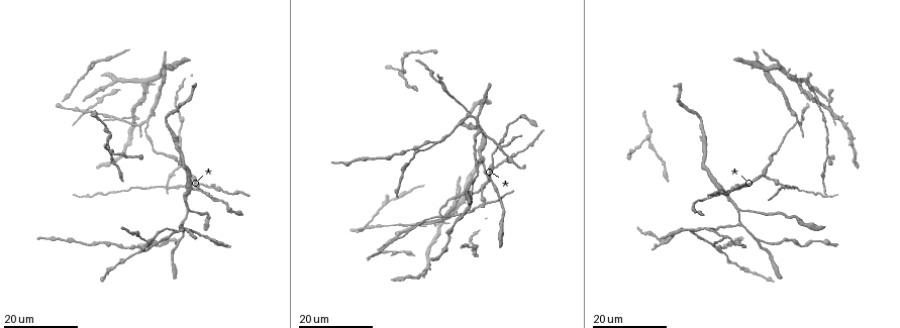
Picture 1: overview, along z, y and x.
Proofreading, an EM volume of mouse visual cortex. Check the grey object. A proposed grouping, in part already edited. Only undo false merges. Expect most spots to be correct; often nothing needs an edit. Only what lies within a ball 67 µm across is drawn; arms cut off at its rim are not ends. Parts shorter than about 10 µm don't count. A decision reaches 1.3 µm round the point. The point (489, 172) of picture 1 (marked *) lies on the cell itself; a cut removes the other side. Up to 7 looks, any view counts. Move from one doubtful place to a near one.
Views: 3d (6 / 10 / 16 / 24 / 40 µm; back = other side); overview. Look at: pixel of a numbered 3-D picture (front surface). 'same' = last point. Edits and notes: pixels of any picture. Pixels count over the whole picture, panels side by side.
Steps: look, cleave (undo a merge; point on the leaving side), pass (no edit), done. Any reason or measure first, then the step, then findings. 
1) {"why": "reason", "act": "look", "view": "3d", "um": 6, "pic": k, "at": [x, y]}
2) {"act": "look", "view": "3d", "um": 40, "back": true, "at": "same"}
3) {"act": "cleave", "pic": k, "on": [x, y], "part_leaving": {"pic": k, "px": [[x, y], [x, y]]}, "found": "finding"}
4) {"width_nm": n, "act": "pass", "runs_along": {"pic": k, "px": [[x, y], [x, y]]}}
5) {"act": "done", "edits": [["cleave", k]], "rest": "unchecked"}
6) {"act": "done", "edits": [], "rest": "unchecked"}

{"act": "look", "view": "3d", "um": 24, "pic": 1, "at": [199, 184]}

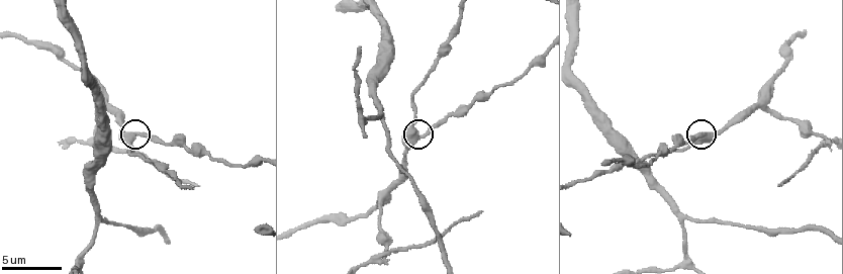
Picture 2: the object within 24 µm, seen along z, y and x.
{"why": "zoom in", "act": "look", "view": "3d", "um": 10, "pic": 2, "at": [134, 135]}

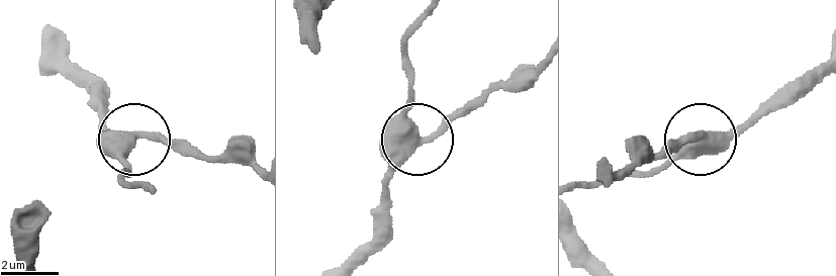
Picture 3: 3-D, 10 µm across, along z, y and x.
{"width_nm": 460, "act": "pass", "found": "continuous, no second cell"}

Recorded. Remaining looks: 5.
{"act": "look", "view": "3d", "um": 16, "pic": 1, "at": [481, 130]}

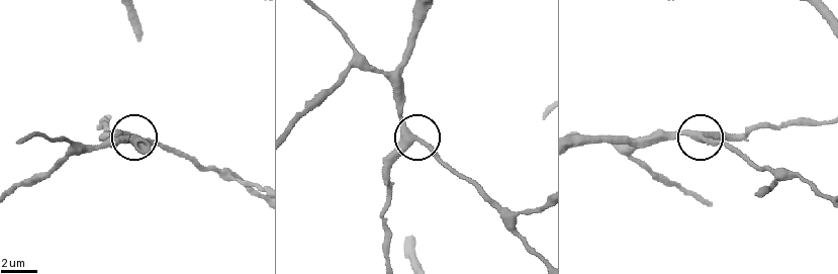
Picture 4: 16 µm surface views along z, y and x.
{"act": "look", "view": "3d", "um": 10, "pic": 4, "at": [421, 141]}

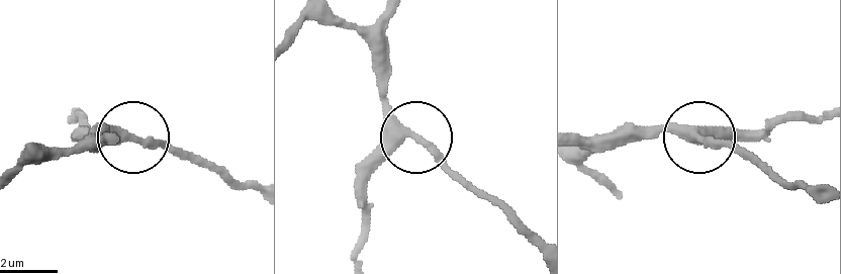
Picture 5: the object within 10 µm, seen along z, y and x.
{"width_nm": 330, "act": "pass", "runs_along": {"pic": 5, "px": [[360, 260], [363, 188], [403, 145], [418, 140], [467, 185]]}, "found": "continuous, no second cell"}

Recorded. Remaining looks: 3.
{"act": "look", "view": "3d", "um": 24, "pic": 1, "at": [149, 83]}

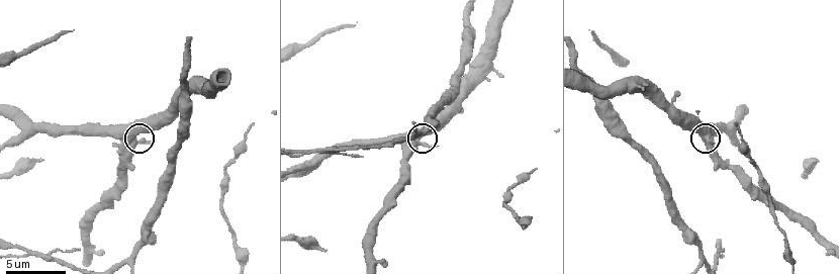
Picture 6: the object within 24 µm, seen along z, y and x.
{"act": "look", "view": "3d", "um": 6, "pic": 6, "at": [136, 143]}

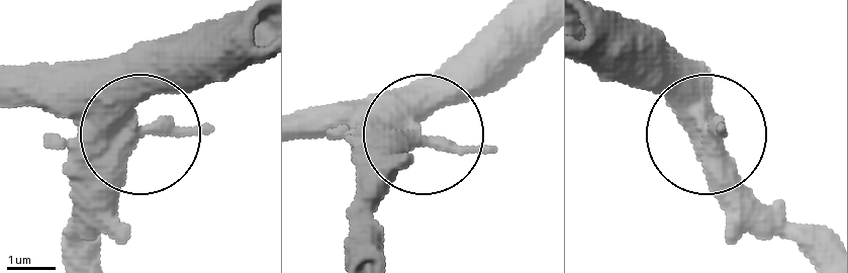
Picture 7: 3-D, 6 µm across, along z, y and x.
{"act": "look", "view": "3d", "um": 6, "back": true, "pic": 7, "at": [711, 131]}

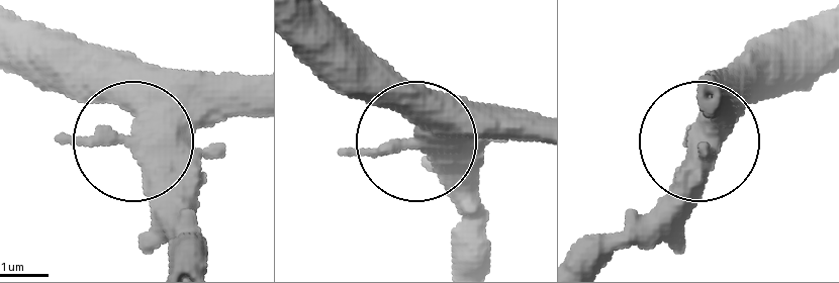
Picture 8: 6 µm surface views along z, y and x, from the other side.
{"act": "pass", "runs_along": {"pic": 8, "px": [[824, 28], [623, 233]]}, "found": "one cell here"}

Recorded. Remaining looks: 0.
{"act": "done", "edits": [], "rest": "unchecked"}

